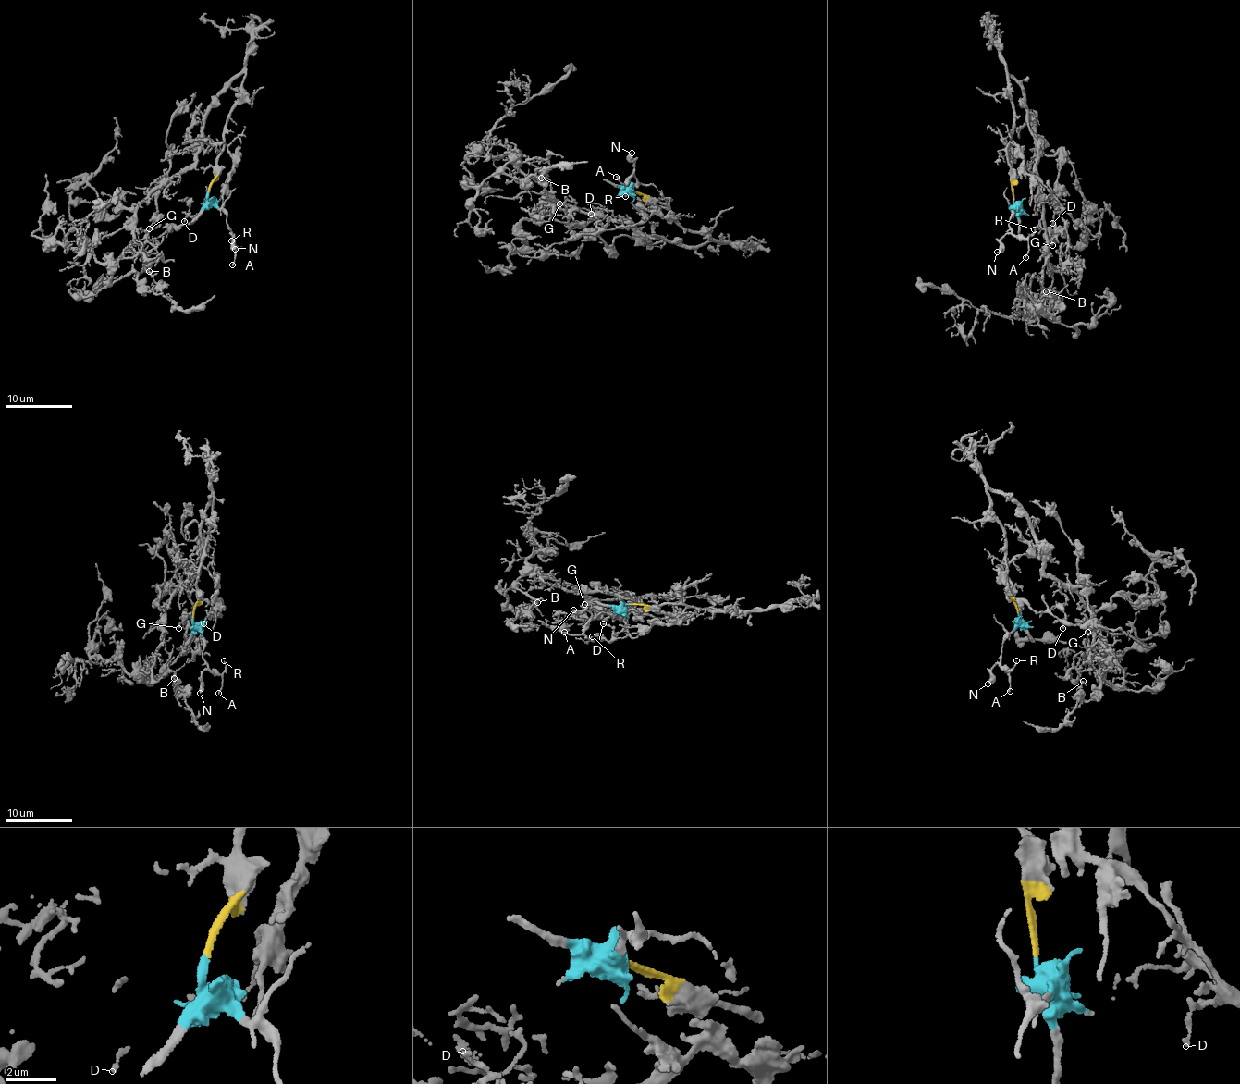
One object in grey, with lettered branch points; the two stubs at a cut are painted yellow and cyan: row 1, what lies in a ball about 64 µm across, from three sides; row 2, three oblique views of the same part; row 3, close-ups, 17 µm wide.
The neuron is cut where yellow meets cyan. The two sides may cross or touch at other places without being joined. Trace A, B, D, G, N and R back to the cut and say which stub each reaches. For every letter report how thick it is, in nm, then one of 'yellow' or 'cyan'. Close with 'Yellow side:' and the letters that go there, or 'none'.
A: 170 nm | cyan
B: 130 nm | yellow
D: 140 nm | yellow
G: 170 nm | yellow
N: 380 nm | cyan
R: 140 nm | cyan
Yellow side: B, D, G

